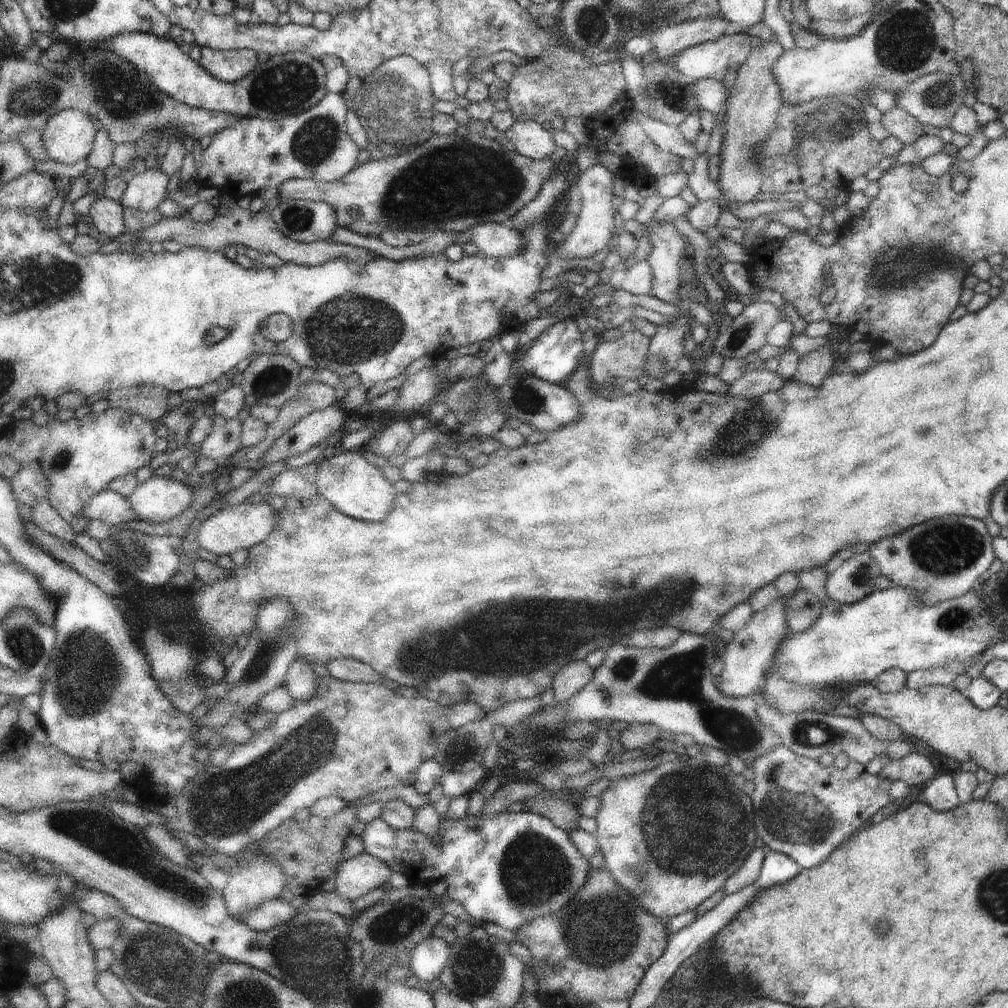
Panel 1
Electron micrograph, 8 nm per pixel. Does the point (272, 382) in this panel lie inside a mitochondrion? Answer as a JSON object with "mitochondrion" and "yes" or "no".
{"mitochondrion":"yes"}

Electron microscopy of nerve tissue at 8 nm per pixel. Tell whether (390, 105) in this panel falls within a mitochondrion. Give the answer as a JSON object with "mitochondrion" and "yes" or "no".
{"mitochondrion":"yes"}

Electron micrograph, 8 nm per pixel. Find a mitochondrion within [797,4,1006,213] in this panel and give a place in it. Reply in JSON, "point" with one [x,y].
{"point":[908,41]}

